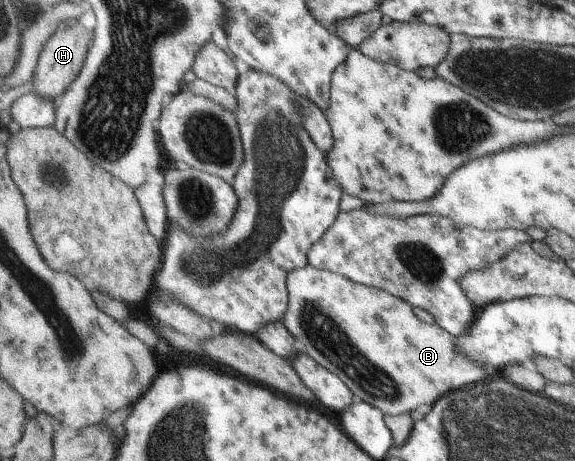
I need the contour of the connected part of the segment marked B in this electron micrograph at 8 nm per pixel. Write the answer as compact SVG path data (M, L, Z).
M304 265L298 269L292 269L292 274L288 274L287 298L292 298L292 302L287 302L288 318L284 318L284 322L281 323L287 327L287 331L293 336L295 344L298 345L298 352L307 354L310 358L315 359L320 366L337 375L348 386L353 396L358 396L370 406L376 407L384 415L396 416L402 414L402 412L410 412L418 404L430 406L438 396L442 397L444 392L450 392L450 390L456 390L456 388L462 389L467 385L474 385L488 378L484 367L479 365L478 361L469 361L468 357L455 349L455 338L448 334L448 331L445 331L443 327L439 327L436 323L422 322L412 313L412 307L407 302L392 296L382 289L375 289L374 287L354 282L344 275L337 275L329 270Z

